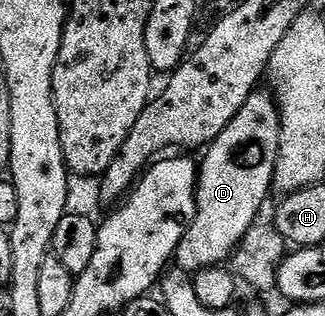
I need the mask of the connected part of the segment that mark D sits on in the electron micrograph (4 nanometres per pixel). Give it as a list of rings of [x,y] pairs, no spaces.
[[[257,90],[250,98],[246,98],[246,106],[234,114],[230,126],[218,134],[218,138],[207,145],[203,153],[204,161],[198,164],[196,177],[196,213],[194,222],[190,222],[190,230],[176,247],[174,264],[177,269],[188,274],[201,272],[204,268],[215,268],[223,265],[232,253],[246,238],[246,230],[250,230],[261,219],[260,211],[268,200],[268,192],[273,191],[272,179],[276,169],[276,155],[280,145],[280,109],[276,107],[276,98],[268,90]]]

